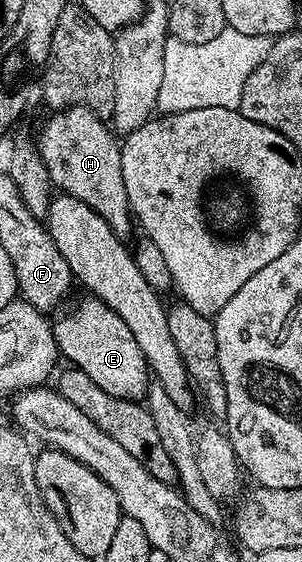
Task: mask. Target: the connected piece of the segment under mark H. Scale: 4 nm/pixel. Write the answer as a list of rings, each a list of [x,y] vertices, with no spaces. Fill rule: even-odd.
[[[67,107],[48,117],[50,119],[35,142],[52,186],[95,209],[95,213],[99,213],[99,217],[103,217],[115,232],[126,233],[135,227],[127,185],[123,185],[121,143],[110,124],[86,107]]]

